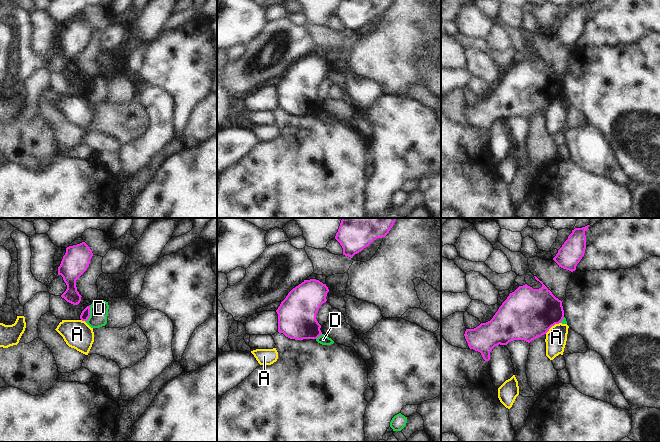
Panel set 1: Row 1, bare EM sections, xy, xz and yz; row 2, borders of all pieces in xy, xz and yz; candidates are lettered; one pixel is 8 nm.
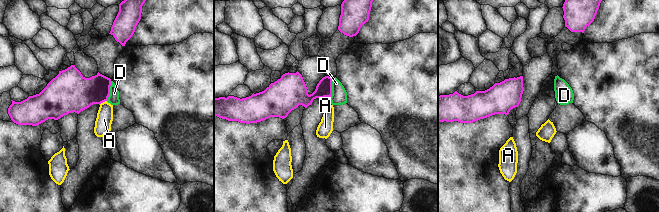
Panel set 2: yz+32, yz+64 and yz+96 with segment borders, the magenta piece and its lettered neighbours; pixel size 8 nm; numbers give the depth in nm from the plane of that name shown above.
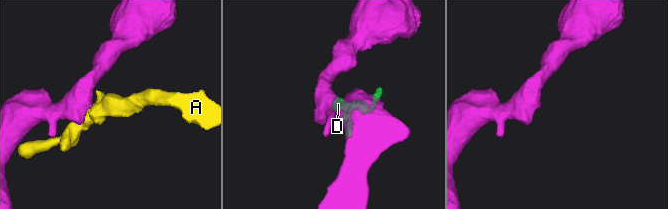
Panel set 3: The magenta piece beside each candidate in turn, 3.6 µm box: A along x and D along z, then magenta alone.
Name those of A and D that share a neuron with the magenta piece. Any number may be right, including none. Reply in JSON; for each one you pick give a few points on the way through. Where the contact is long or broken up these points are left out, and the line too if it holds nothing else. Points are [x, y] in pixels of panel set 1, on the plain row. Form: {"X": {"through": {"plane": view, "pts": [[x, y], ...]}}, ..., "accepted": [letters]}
{"accepted": []}

